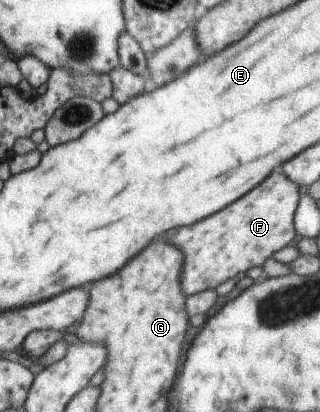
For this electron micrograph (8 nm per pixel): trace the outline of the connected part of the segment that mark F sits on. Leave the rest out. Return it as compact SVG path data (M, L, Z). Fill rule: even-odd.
M276 169L256 189L212 217L190 227L168 231L168 241L180 247L185 257L181 286L187 297L215 289L231 277L262 266L279 249L286 247L297 234L294 214L303 190L283 171Z

